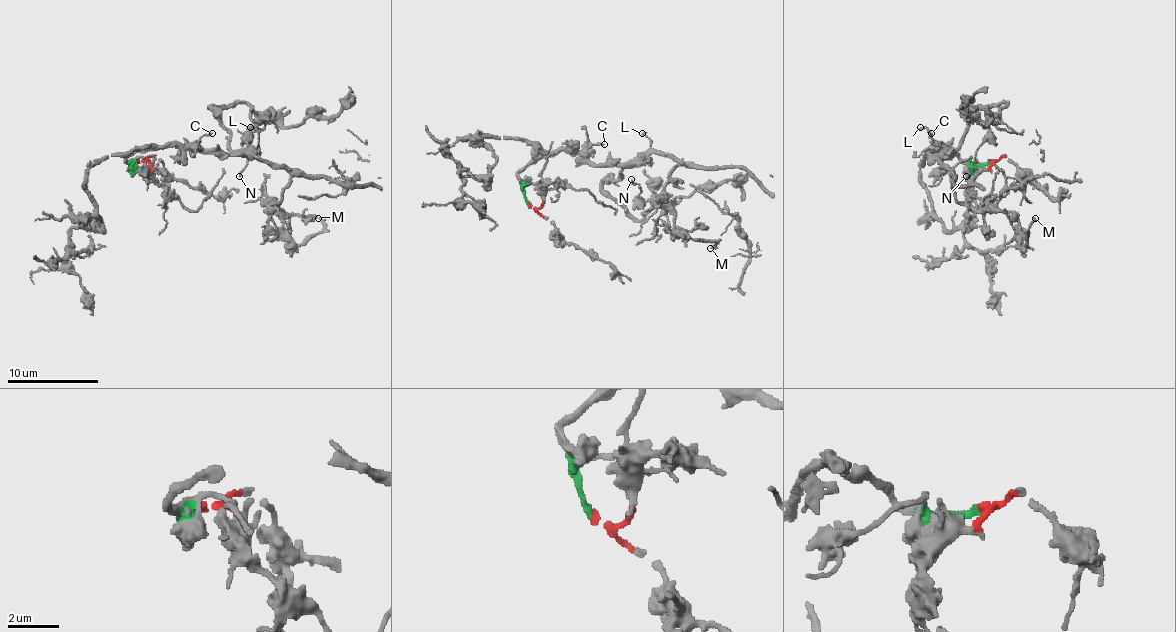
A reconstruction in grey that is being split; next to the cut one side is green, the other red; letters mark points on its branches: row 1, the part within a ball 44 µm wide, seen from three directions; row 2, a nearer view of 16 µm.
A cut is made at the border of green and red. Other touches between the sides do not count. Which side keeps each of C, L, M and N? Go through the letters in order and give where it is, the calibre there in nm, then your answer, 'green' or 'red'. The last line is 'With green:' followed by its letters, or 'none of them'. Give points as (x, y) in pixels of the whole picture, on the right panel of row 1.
C: place (931, 133); calibre 160 nm; green
L: place (920, 127); calibre 140 nm; green
M: place (1035, 218); calibre 240 nm; green
N: place (966, 176); calibre 170 nm; green
With green: C, L, M, N

